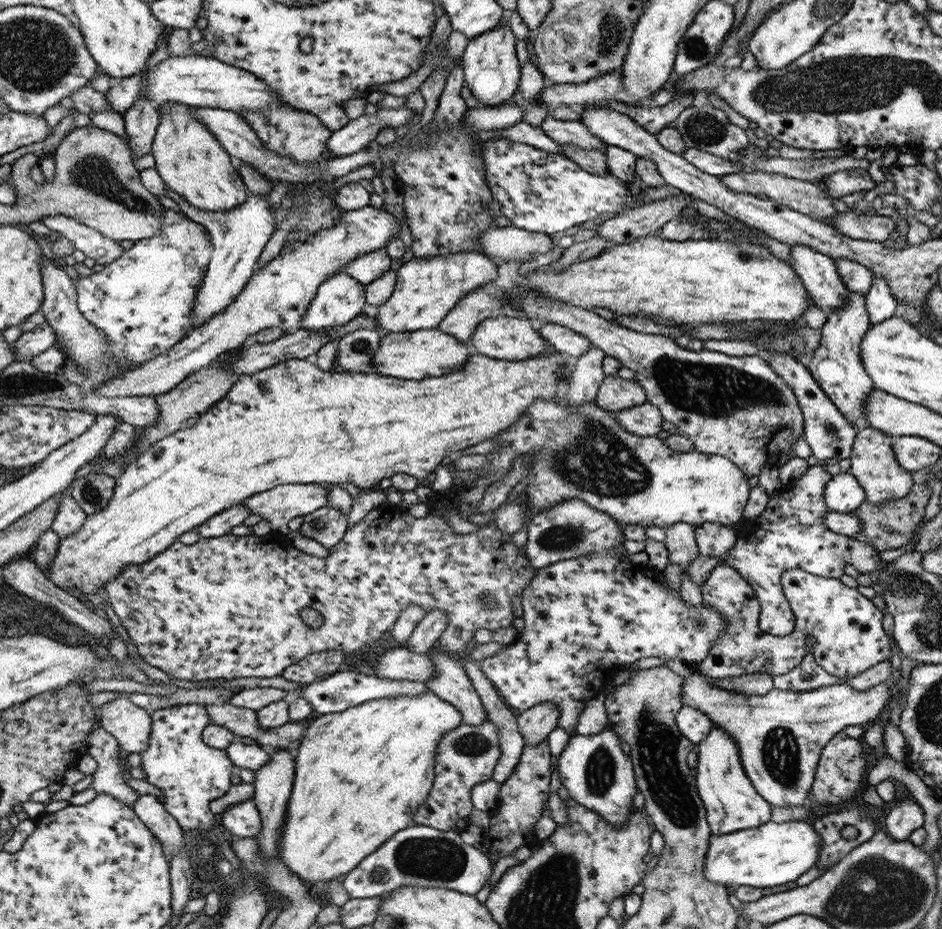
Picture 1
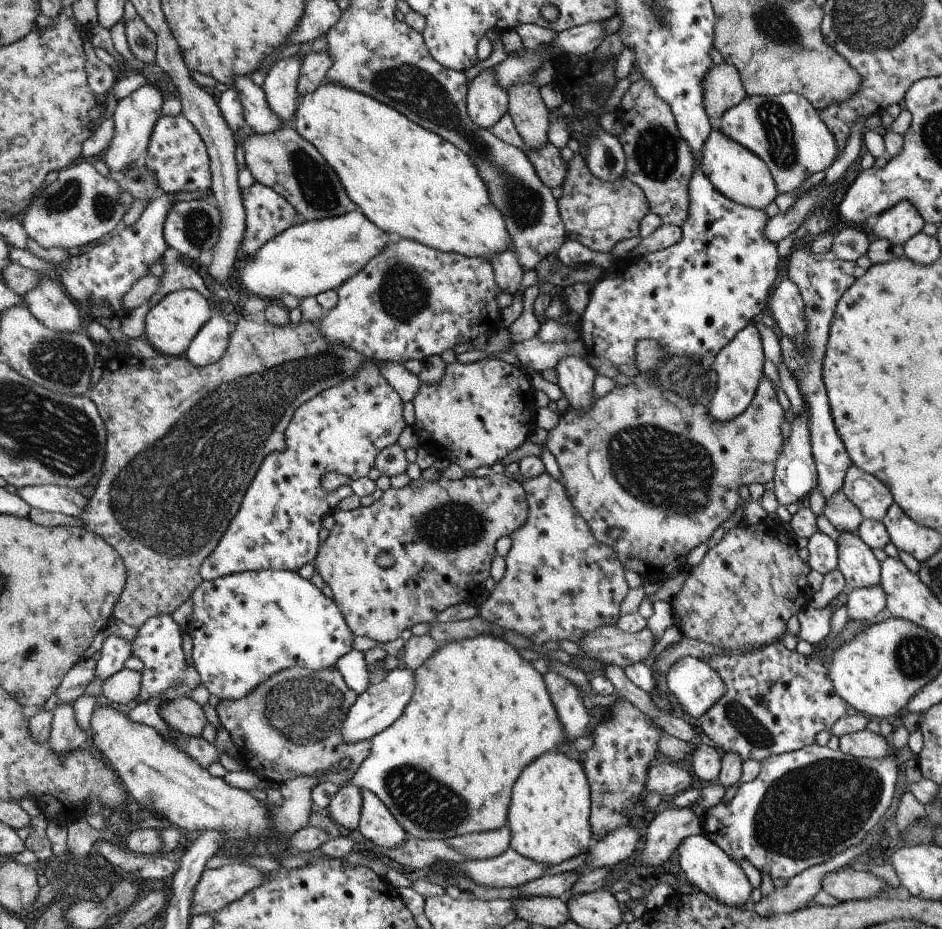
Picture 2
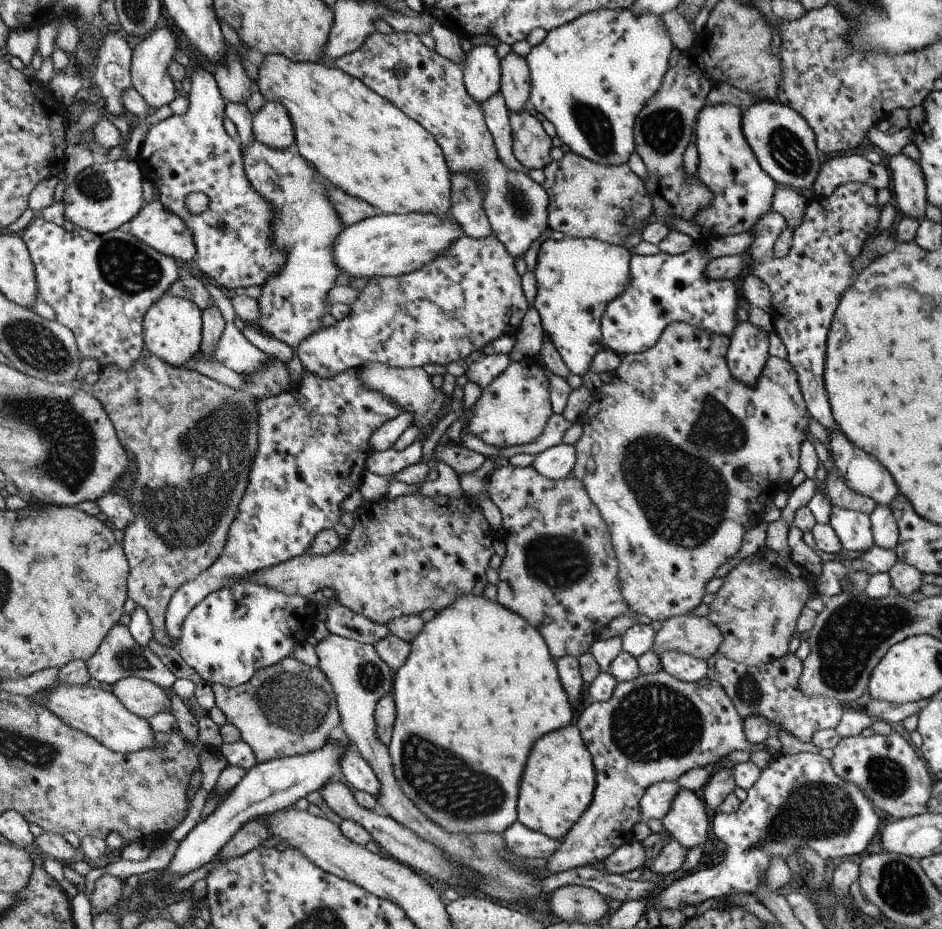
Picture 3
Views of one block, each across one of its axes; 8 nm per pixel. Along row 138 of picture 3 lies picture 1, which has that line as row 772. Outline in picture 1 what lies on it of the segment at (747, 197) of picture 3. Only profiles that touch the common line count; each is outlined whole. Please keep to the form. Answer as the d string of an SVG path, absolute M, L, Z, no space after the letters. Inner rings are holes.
M713 726L712 732L698 746L694 776L697 792L707 810L711 834L725 835L747 828L758 828L770 821L771 804L766 802L748 780L738 746L730 734Z

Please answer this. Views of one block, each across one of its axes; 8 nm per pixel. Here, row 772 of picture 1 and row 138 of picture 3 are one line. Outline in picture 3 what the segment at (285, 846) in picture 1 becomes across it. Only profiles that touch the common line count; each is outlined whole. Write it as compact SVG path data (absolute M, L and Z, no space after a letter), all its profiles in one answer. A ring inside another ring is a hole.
M268 53L264 58L264 61L258 67L258 77L254 84L262 93L265 101L267 101L269 97L273 97L276 102L284 106L293 124L295 151L302 155L302 158L305 158L306 162L309 162L314 166L318 176L321 176L326 183L336 188L340 188L340 190L343 190L346 194L350 194L350 196L368 200L368 204L371 204L374 208L377 208L377 210L382 210L384 214L432 213L439 217L448 217L448 214L450 214L449 208L451 207L452 172L446 164L446 159L440 145L422 125L419 125L415 120L408 118L402 110L397 106L394 106L390 101L387 101L386 98L376 94L369 86L366 86L361 79L338 68L327 68L322 62L294 62L292 59L286 58L284 55Z

